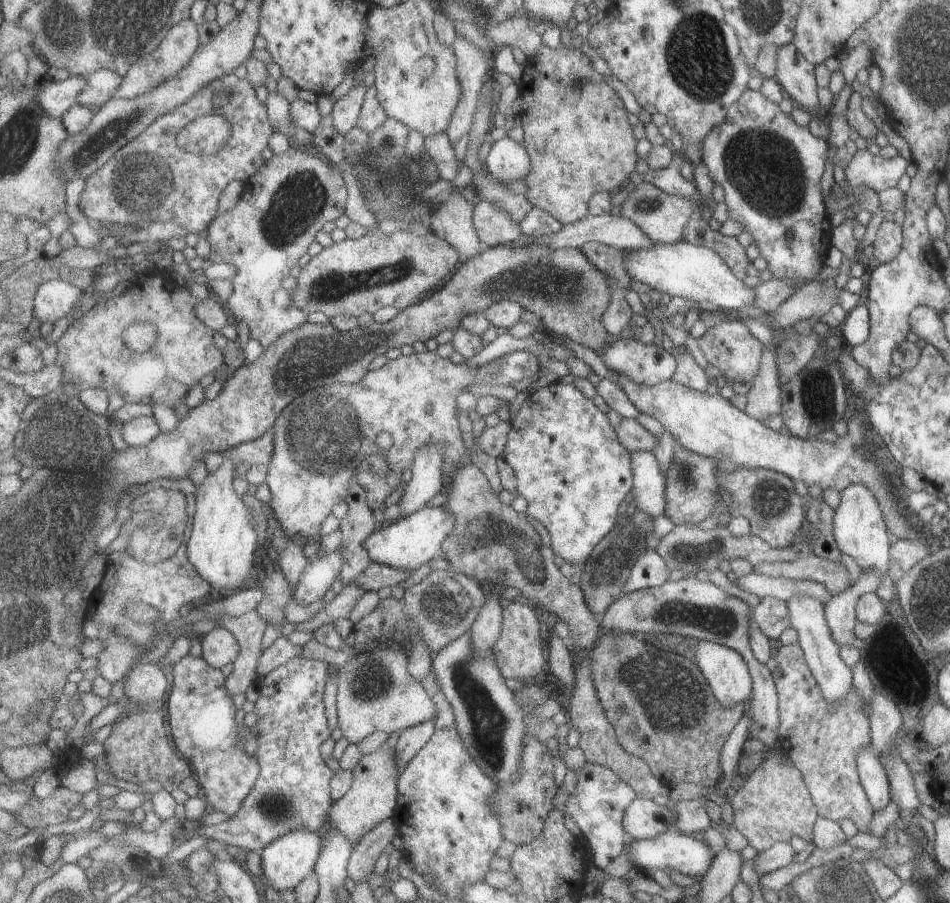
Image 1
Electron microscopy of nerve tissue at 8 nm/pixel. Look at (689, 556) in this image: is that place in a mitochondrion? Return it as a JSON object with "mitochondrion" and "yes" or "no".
{"mitochondrion":"no"}

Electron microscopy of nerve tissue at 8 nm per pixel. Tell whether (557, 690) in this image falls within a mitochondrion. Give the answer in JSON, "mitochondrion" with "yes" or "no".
{"mitochondrion":"no"}

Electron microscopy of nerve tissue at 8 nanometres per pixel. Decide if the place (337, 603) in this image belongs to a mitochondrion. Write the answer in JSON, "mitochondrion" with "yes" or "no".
{"mitochondrion":"no"}

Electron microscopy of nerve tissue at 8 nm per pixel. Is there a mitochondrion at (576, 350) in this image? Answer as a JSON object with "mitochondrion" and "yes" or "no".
{"mitochondrion":"no"}

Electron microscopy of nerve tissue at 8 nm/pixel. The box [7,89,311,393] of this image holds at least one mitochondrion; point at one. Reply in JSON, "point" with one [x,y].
{"point":[140,181]}

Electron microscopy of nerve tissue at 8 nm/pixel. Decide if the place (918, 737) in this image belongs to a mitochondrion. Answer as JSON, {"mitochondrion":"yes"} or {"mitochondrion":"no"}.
{"mitochondrion":"no"}

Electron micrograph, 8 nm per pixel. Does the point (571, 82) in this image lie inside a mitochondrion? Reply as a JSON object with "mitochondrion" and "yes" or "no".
{"mitochondrion":"yes"}

